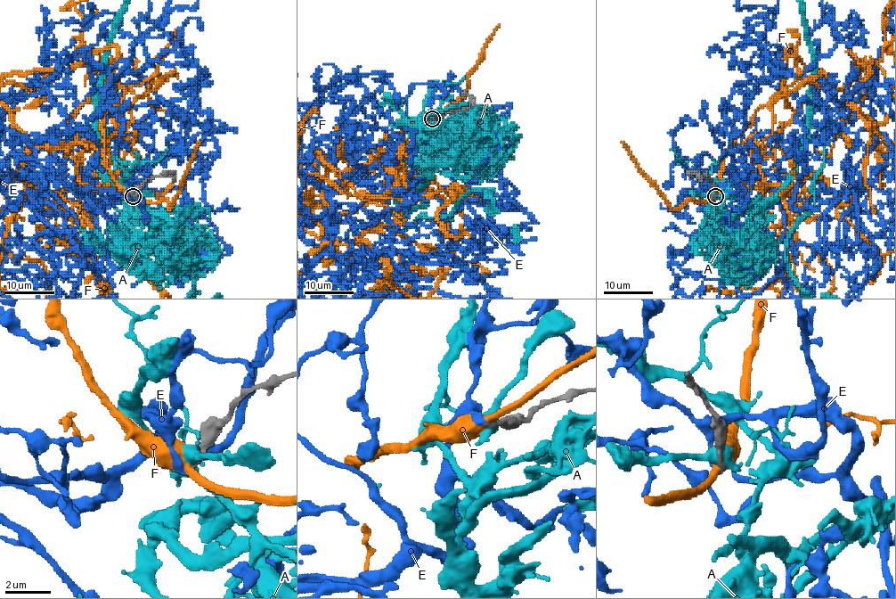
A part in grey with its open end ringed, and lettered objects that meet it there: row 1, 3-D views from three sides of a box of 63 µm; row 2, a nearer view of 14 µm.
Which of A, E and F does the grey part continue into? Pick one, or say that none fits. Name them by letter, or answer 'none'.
E

